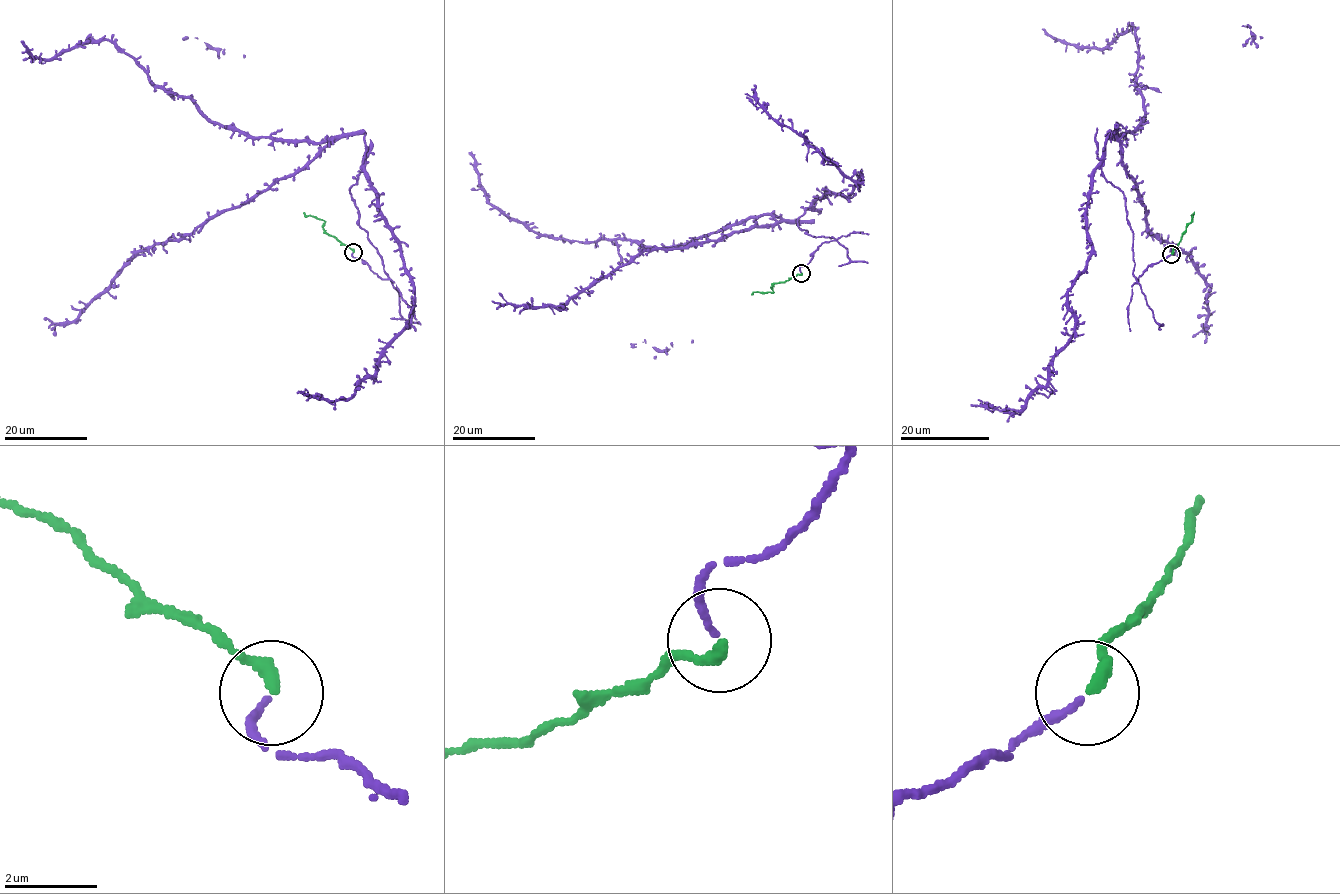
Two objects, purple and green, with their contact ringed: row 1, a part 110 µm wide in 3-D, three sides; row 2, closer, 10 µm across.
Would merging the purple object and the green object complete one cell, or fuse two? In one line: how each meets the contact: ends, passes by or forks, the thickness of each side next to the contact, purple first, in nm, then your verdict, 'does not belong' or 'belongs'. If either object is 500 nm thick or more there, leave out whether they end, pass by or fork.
purple ends; green ends; calibres 150 and 280 nm; belongs

